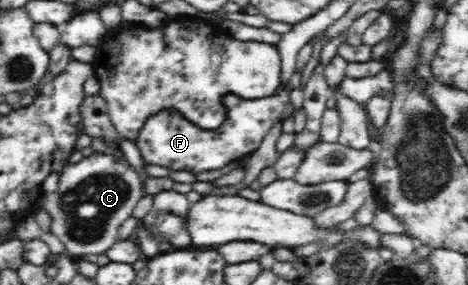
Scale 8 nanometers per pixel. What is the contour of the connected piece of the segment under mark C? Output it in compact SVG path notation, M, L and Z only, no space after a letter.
M95 152L77 163L63 168L59 178L59 188L54 193L43 194L40 204L51 217L50 232L65 245L64 252L73 259L87 254L105 254L115 242L119 241L119 228L124 220L132 217L133 209L143 198L142 182L137 172L132 169L125 157L117 159L113 155Z

